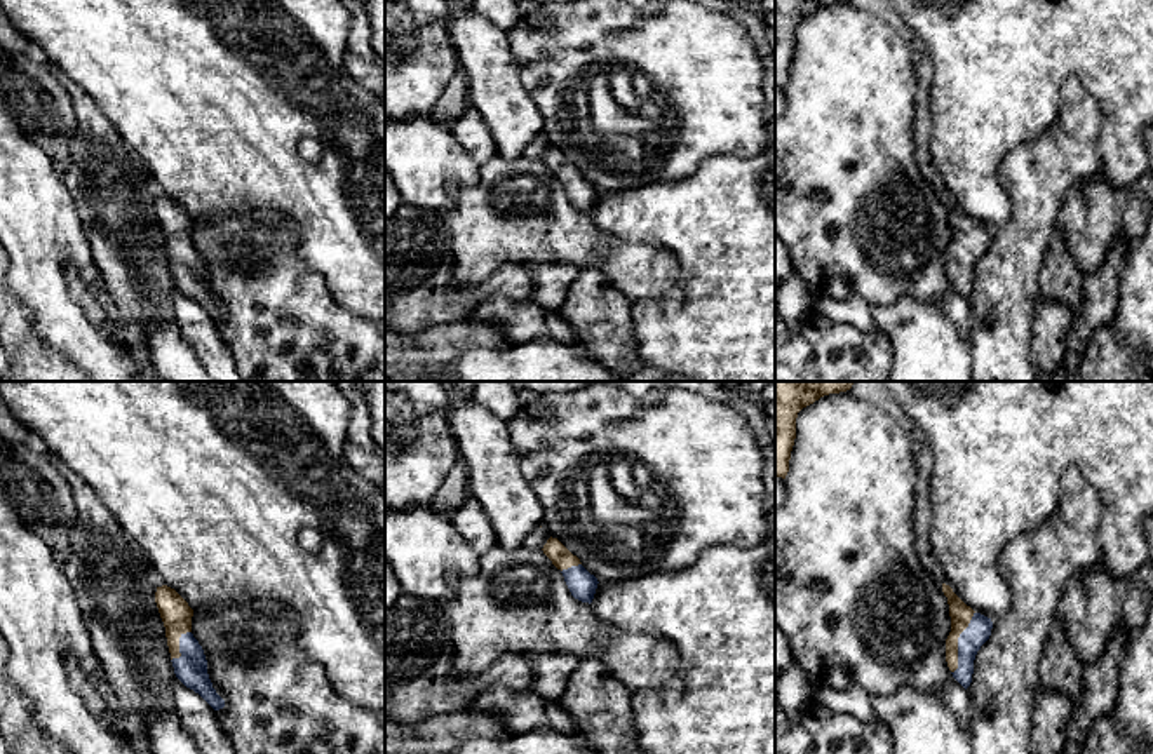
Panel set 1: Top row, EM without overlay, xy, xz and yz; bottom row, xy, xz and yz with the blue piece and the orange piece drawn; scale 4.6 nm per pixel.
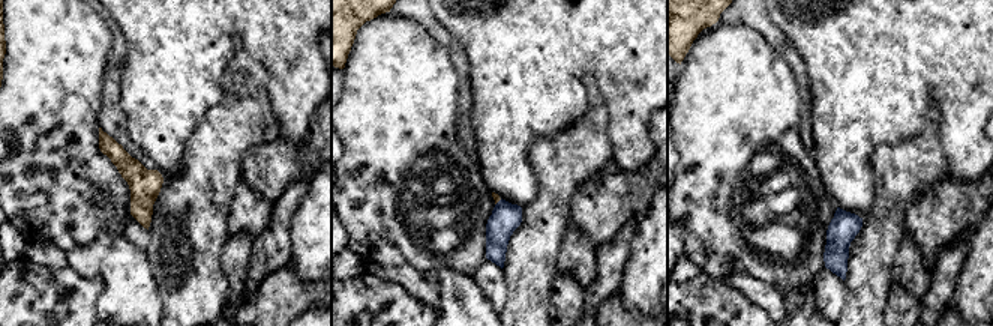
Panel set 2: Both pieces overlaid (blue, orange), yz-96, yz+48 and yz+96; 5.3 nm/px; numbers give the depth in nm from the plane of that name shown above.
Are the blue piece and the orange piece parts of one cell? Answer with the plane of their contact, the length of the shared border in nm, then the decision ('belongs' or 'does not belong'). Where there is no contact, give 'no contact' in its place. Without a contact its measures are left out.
contact in yz; length 300 nm; belongs

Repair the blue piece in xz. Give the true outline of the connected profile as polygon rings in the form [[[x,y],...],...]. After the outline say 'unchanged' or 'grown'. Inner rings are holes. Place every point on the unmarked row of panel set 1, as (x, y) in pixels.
[[[549,148],[543,155],[543,164],[552,171],[552,174],[563,183],[564,192],[571,205],[582,212],[592,212],[597,188],[590,185],[557,148]]] | grown

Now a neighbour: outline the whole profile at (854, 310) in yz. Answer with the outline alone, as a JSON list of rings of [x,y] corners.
[[[822,294],[815,300],[813,306],[836,322],[848,322],[860,329],[881,331],[873,319],[871,305],[859,296],[834,300],[829,294]]]

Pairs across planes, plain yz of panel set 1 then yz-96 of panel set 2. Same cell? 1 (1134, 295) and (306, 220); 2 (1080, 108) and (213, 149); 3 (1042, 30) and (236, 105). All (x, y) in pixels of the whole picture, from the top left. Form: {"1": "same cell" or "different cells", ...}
{"1": "same cell", "2": "same cell", "3": "different cells"}

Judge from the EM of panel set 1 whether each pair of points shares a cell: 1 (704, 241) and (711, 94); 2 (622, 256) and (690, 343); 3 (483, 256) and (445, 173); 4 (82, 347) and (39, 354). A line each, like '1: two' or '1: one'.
1: two
2: two
3: two
4: two

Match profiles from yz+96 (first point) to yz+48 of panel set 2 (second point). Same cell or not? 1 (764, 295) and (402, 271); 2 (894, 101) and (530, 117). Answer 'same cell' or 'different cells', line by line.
1: same cell
2: same cell

